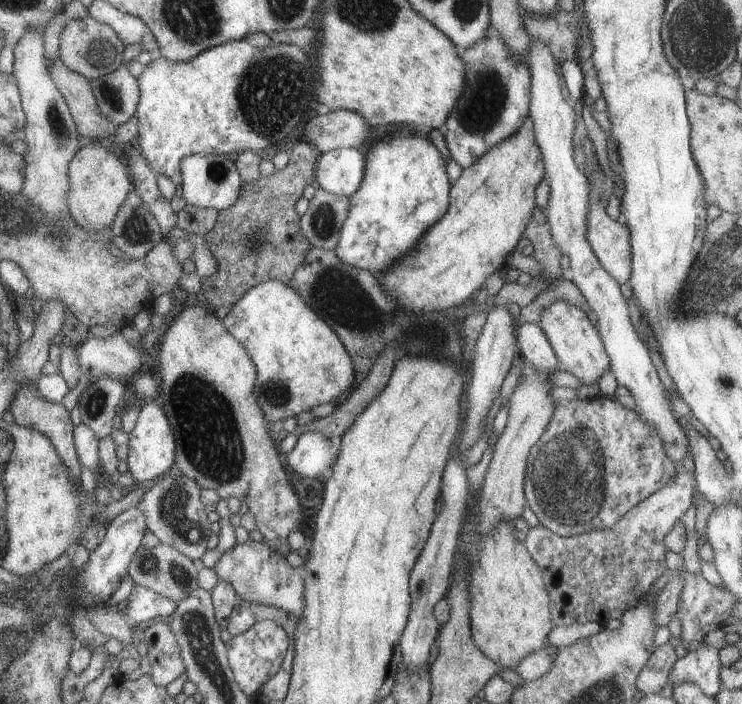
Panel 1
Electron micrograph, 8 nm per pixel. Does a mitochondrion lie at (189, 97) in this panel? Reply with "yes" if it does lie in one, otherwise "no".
no

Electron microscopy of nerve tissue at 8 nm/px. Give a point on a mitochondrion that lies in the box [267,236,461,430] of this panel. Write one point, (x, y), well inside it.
(337, 294)

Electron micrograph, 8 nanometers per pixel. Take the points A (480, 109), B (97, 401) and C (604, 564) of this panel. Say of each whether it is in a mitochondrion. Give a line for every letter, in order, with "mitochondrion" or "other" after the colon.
A: mitochondrion
B: mitochondrion
C: mitochondrion

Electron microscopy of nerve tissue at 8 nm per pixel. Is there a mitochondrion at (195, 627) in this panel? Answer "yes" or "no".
yes

